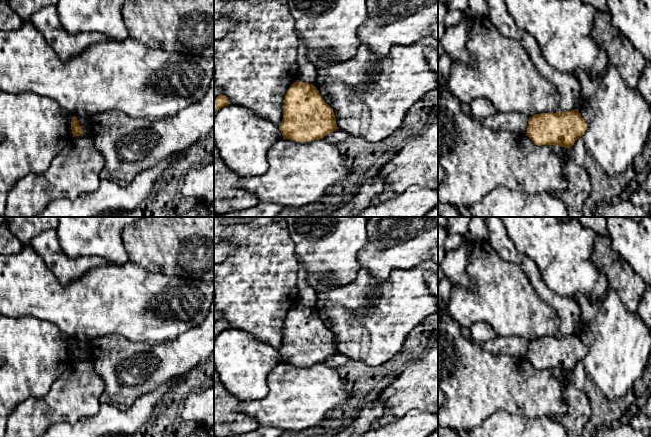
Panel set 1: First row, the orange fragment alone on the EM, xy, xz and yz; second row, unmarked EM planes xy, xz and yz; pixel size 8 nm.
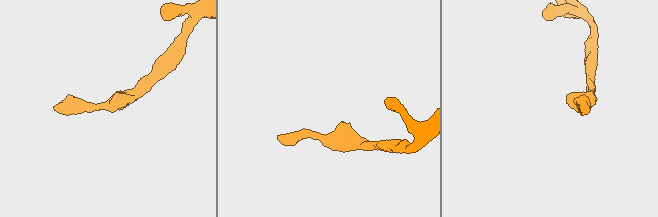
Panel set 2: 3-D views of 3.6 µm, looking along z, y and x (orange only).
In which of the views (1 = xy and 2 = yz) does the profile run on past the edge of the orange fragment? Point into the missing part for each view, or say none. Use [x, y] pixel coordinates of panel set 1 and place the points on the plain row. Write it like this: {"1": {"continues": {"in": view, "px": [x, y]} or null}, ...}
{"1": {"continues": null}, "2": {"continues": null}}

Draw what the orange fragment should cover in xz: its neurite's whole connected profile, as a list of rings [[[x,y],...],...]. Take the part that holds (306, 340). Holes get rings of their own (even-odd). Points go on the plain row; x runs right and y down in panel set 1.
[[[297,304],[286,316],[279,353],[283,363],[304,367],[323,363],[339,352],[333,333],[317,312]]]

